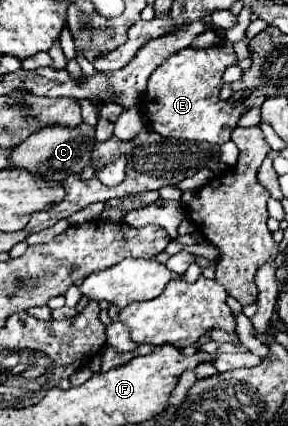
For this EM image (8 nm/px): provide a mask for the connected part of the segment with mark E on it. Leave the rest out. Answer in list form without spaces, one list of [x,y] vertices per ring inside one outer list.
[[[222,41],[216,47],[210,49],[192,49],[186,47],[182,51],[178,51],[176,55],[168,57],[148,79],[148,89],[142,95],[140,107],[142,113],[146,115],[148,125],[152,127],[152,131],[156,131],[162,137],[176,137],[176,139],[192,139],[192,141],[208,141],[212,145],[222,145],[226,141],[230,141],[230,133],[236,129],[236,121],[240,119],[244,105],[230,105],[230,101],[222,101],[220,95],[220,87],[222,87],[222,73],[228,65],[238,63],[232,43],[230,41]]]

